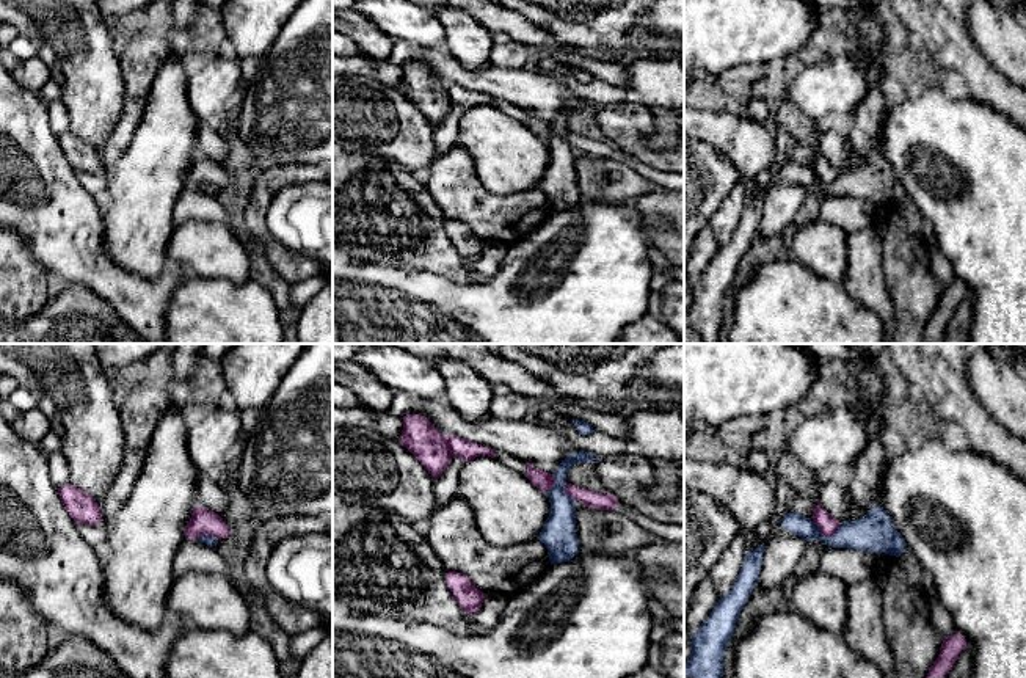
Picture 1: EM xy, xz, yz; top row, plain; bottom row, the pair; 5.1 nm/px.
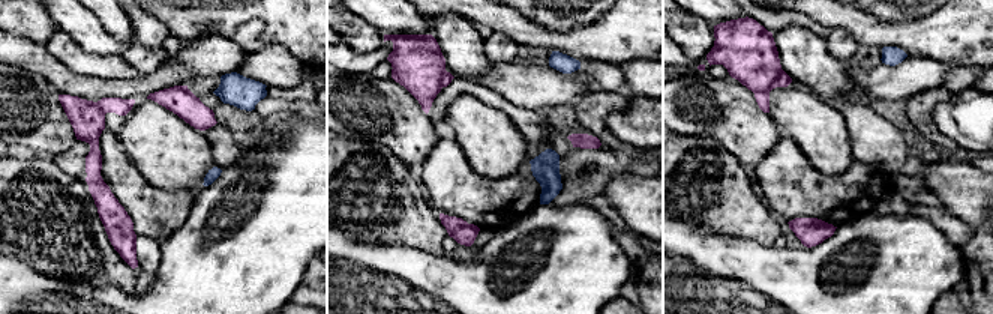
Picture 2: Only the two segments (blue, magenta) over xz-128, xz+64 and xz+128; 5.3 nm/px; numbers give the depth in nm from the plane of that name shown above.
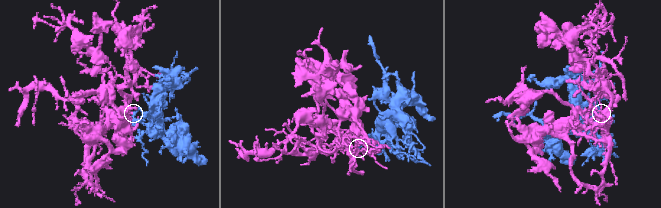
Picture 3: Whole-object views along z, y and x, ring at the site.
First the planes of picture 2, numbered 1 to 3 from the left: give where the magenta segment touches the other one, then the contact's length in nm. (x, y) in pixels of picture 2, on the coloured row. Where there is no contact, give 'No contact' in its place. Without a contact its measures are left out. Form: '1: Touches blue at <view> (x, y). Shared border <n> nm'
1: No contact
2: No contact
3: No contact

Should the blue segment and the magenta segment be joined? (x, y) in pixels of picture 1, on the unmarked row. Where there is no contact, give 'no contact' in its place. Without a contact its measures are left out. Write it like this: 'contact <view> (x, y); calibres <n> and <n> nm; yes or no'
contact yz (827, 185); calibres 200 and 100 nm; yes

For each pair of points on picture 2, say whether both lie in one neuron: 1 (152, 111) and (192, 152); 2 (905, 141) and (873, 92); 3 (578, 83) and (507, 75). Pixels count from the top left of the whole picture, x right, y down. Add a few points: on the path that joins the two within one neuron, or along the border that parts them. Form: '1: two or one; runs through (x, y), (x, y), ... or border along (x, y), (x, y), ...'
1: one; runs through (162, 122), (182, 141)
2: two; border along (855, 102), (870, 107)
3: one; runs through (560, 83), (525, 83)

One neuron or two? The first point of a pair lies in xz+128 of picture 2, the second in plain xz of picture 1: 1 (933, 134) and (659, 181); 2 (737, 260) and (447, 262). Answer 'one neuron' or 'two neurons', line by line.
1: two neurons
2: two neurons

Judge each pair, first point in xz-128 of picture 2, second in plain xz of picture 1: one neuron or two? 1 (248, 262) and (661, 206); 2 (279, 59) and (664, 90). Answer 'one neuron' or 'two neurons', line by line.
1: two neurons
2: one neuron

